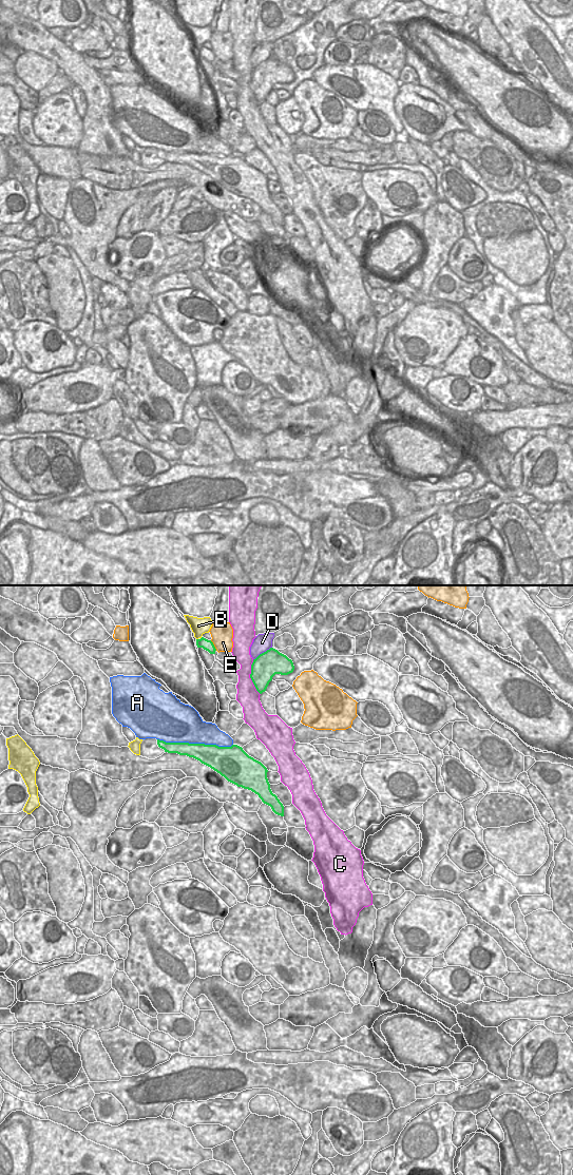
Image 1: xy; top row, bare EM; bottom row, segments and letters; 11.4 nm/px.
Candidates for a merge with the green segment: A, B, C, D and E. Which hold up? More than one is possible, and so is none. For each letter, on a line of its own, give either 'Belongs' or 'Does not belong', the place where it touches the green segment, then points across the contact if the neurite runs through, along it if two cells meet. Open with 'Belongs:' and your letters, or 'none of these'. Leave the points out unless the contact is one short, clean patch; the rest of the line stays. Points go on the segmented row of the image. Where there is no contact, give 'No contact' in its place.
Belongs: none of these
A: Does not belong. Touches green at xy (195, 744)
B: Does not belong. No contact
C: Does not belong. Touches green at xy (250, 677)
D: Does not belong. Touches green at xy (262, 653). Boundary: xy (271, 647), (253, 659)
E: Does not belong. Touches green at xy (213, 646)

